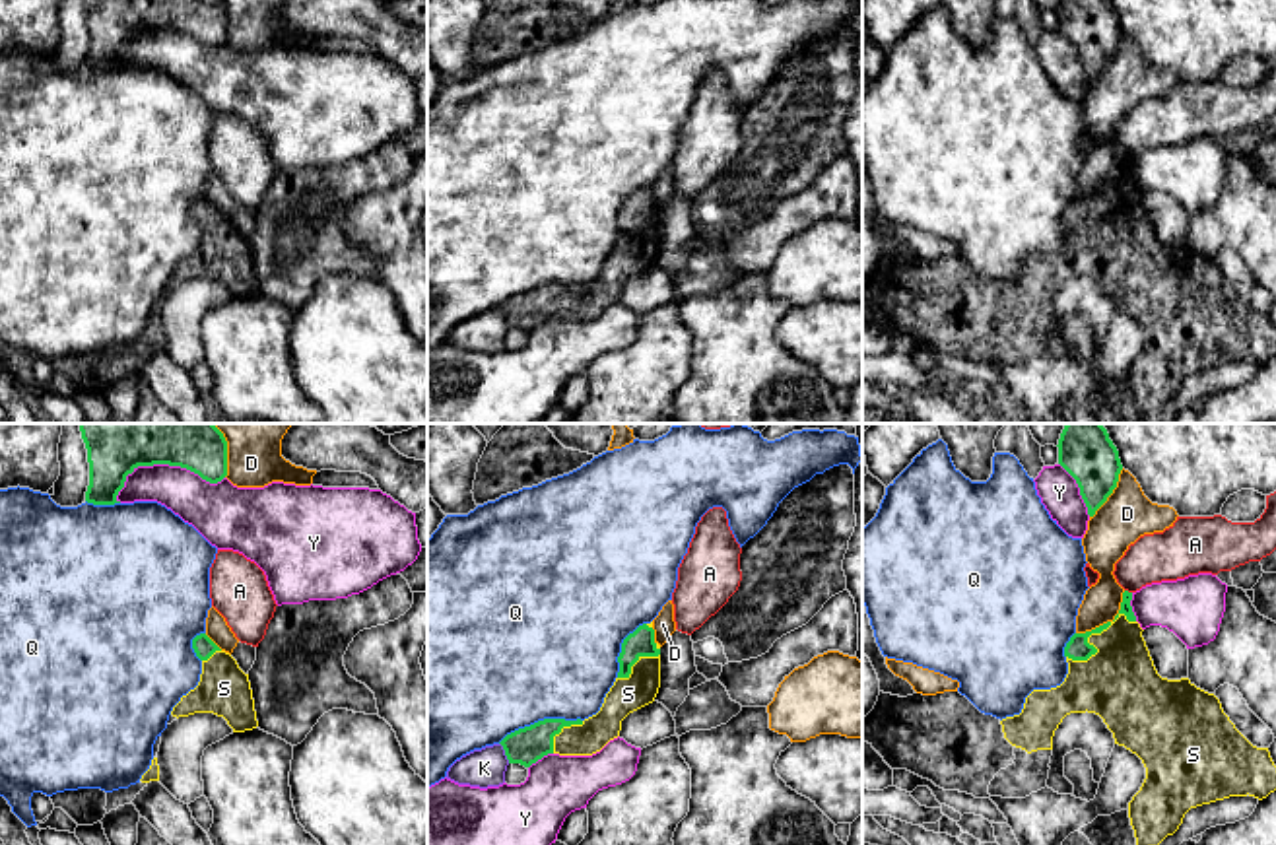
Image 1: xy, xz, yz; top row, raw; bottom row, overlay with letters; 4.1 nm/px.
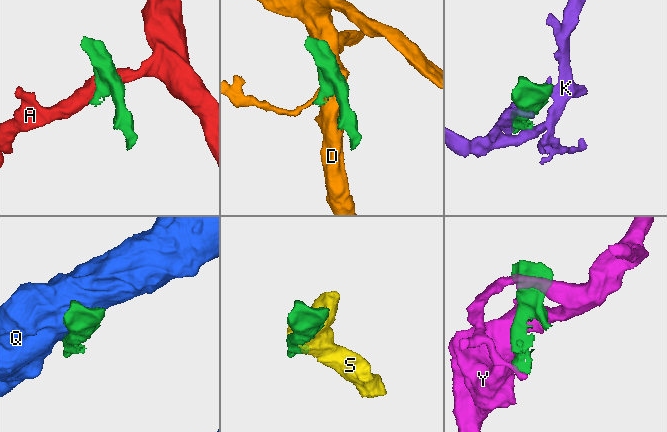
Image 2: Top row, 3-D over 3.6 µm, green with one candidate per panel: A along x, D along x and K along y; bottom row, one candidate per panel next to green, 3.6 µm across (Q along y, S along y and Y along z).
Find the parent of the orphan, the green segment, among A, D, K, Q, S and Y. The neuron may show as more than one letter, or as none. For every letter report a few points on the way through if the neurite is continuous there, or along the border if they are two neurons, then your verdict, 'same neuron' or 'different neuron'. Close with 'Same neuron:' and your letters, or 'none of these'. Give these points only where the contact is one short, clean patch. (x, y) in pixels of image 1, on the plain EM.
A: border yz (1125, 154), (1131, 158); different neuron
D: different neuron
K: different neuron
Q: different neuron
S: same neuron
Y: different neuron
Same neuron: S

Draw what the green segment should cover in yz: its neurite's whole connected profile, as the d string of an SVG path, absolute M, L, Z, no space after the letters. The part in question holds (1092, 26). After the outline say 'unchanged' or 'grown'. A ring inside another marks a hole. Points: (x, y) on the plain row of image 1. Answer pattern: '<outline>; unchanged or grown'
M1060 0L1058 29L1076 45L1088 80L1107 66L1123 35L1109 0Z; unchanged

